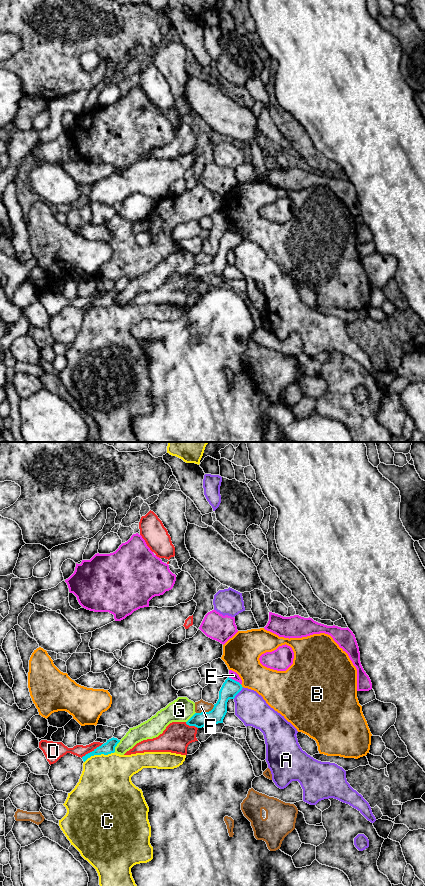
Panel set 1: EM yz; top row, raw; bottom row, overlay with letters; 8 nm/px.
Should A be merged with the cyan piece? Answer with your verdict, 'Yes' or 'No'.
No

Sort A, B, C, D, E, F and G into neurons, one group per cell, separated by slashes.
A / B / C / D / E / F / G

